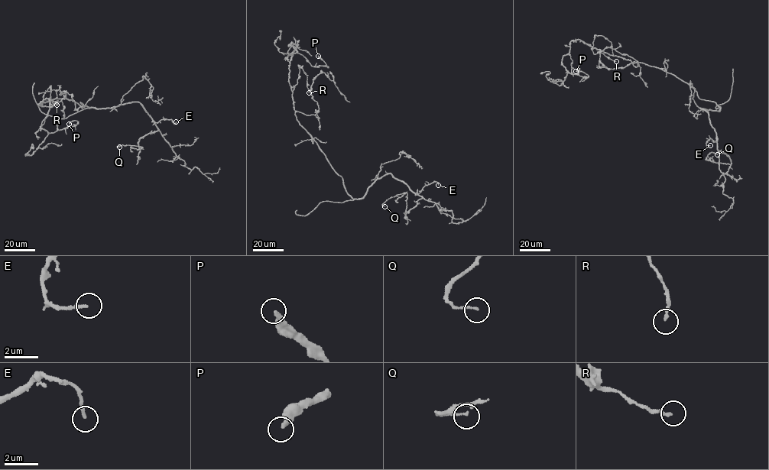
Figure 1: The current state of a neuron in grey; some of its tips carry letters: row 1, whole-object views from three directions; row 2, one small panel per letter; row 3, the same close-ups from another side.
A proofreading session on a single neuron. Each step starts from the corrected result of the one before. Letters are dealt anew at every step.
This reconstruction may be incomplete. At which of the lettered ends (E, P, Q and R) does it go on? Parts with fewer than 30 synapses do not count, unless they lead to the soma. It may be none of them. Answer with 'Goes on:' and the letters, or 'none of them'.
Goes on: none of them

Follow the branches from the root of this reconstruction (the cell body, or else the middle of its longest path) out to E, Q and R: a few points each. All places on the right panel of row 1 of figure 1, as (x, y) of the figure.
E: (691, 86), (700, 98), (719, 107), (700, 108), (716, 133), (715, 141), (706, 141), (710, 145)
Q: (691, 86), (719, 107), (700, 108), (731, 163), (706, 158), (717, 154)
R: (691, 86), (659, 68), (614, 56), (611, 43), (595, 35), (593, 53), (601, 52), (616, 61)

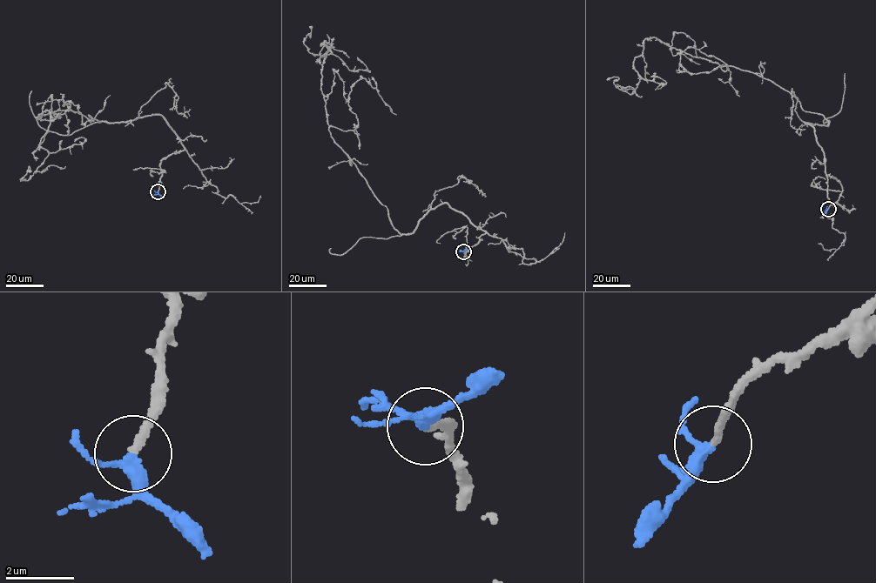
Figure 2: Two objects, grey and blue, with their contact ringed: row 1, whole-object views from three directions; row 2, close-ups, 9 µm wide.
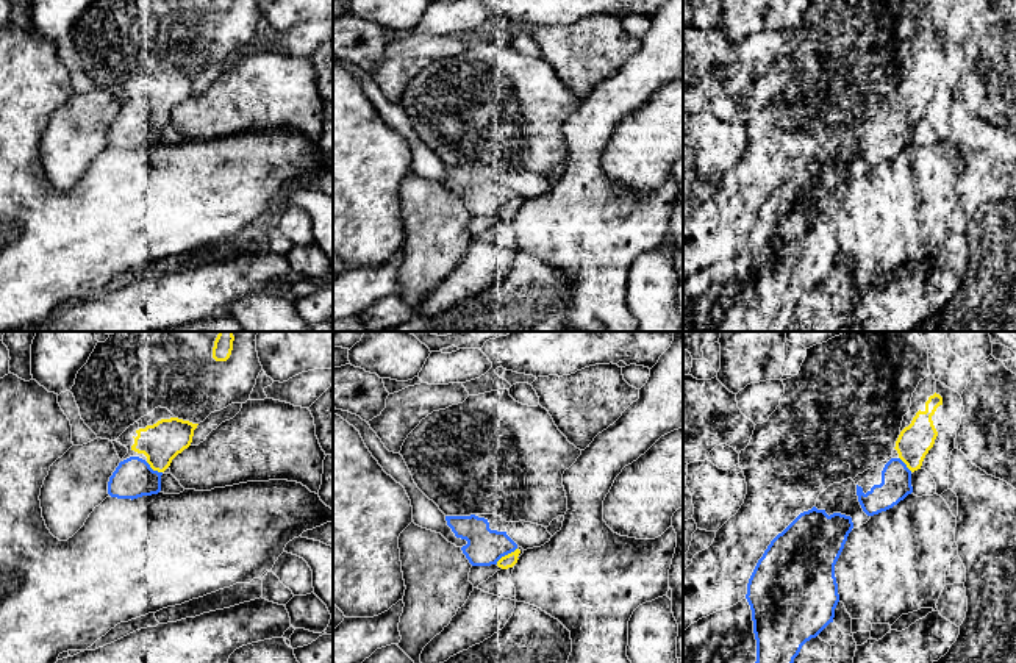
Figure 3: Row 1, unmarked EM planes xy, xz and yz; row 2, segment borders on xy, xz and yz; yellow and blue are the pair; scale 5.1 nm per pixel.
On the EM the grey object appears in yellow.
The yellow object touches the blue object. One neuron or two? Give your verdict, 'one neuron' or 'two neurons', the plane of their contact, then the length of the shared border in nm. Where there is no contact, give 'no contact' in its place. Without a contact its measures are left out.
one neuron; contact in xz; length 140 nm

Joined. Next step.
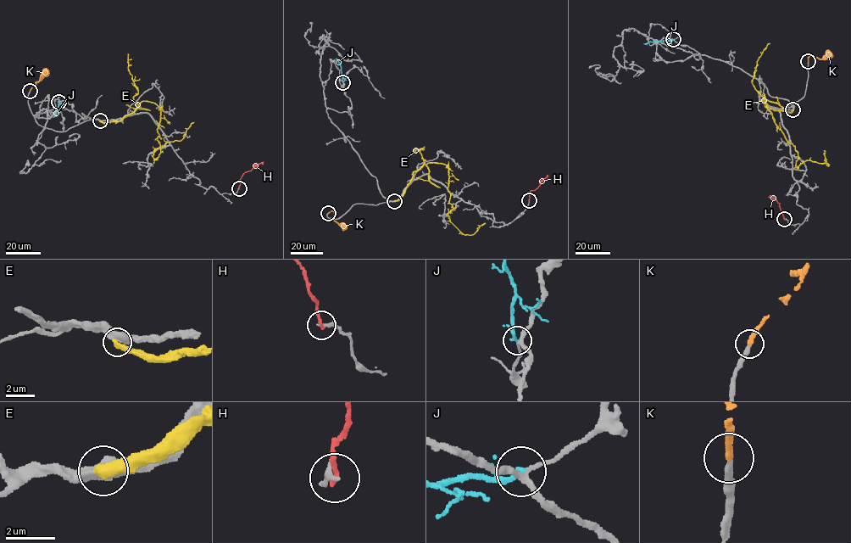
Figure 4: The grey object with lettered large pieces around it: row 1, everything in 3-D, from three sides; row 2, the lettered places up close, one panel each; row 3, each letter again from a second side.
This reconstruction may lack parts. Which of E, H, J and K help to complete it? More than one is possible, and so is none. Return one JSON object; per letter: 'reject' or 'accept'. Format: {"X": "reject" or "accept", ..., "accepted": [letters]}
{"E": "reject", "H": "reject", "J": "reject", "K": "accept", "accepted": ["K"]}

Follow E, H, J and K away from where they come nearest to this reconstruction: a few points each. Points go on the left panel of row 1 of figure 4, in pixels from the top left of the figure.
E: (100, 121), (117, 122), (142, 101), (154, 103), (161, 110), (155, 159), (155, 148), (180, 141), (193, 122)
H: (239, 188), (242, 175), (264, 161)
J: (58, 102), (58, 111), (53, 117)
K: (30, 91), (45, 69), (48, 69)

